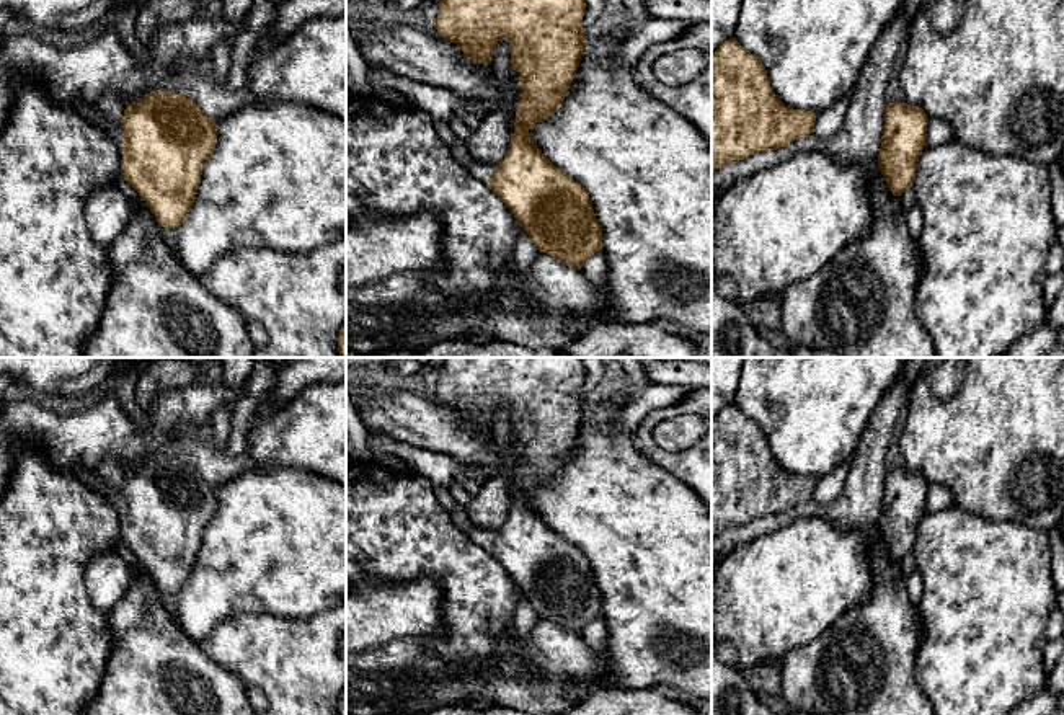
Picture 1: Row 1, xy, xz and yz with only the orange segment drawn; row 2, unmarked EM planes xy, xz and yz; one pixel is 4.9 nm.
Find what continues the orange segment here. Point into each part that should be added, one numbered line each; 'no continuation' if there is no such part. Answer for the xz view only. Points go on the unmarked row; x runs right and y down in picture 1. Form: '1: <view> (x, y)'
1: xz (482, 537)

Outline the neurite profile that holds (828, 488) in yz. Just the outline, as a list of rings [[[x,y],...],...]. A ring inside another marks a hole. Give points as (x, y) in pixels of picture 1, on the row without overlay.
[[[840,464],[827,475],[816,478],[813,500],[819,506],[832,504],[844,491],[849,477],[850,464]]]

